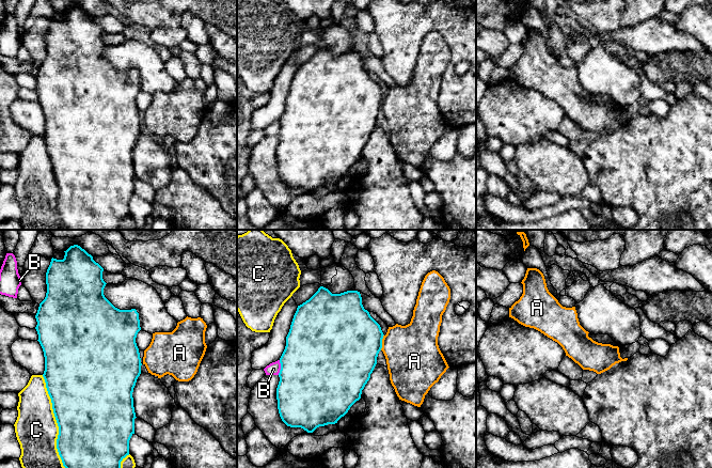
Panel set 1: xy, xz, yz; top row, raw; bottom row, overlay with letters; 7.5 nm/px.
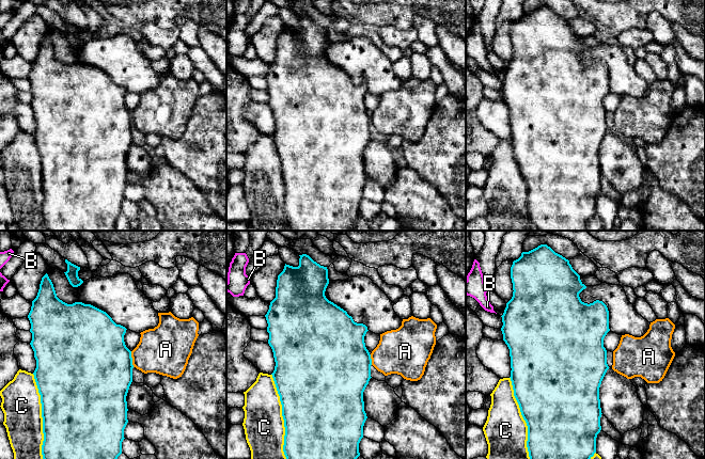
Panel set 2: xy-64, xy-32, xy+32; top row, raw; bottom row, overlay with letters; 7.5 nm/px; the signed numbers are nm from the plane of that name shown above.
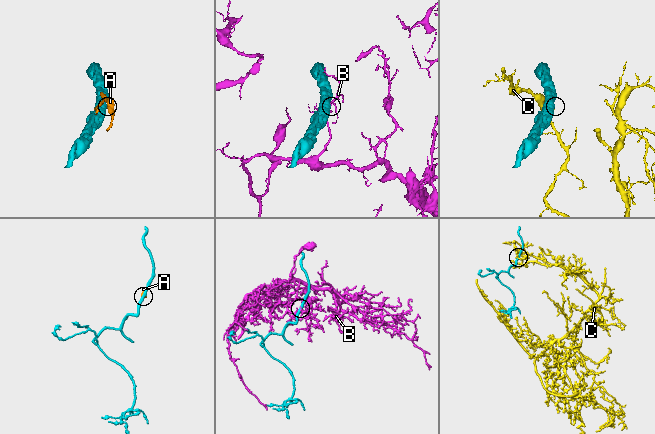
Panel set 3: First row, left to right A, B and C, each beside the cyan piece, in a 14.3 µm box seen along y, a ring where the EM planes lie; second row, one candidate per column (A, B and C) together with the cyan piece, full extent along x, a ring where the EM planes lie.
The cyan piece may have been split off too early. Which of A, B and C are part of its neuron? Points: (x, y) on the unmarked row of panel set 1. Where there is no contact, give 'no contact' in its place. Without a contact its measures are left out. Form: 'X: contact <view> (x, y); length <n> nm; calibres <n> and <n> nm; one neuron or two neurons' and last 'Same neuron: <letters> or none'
A: contact xz (381, 103); length 120 nm; calibres 500 and 400 nm; two neurons
B: contact xz (281, 128); length 110 nm; calibres 500 and 100 nm; two neurons
C: contact xy (57, 183); length 750 nm; calibres 500 and 320 nm; two neurons
Same neuron: none

